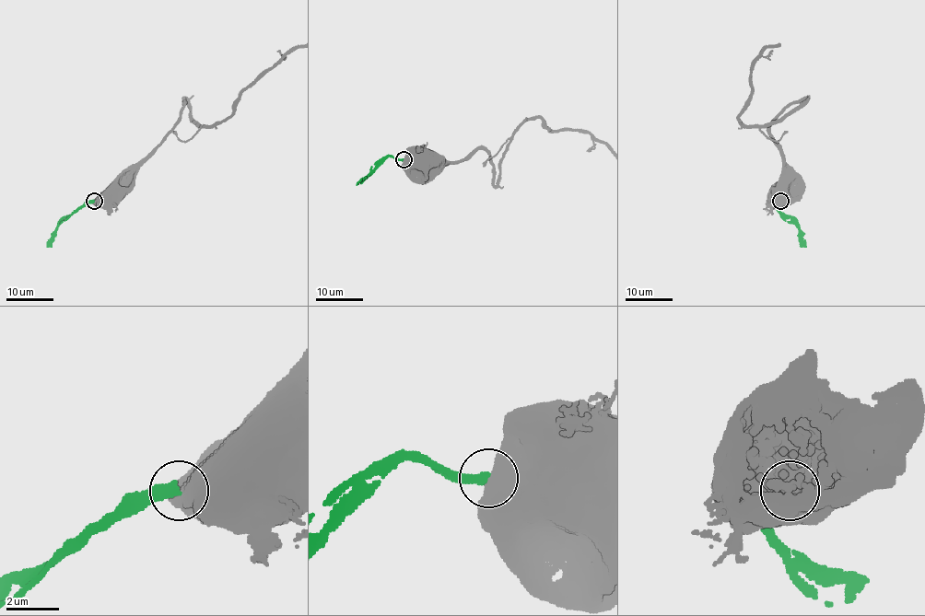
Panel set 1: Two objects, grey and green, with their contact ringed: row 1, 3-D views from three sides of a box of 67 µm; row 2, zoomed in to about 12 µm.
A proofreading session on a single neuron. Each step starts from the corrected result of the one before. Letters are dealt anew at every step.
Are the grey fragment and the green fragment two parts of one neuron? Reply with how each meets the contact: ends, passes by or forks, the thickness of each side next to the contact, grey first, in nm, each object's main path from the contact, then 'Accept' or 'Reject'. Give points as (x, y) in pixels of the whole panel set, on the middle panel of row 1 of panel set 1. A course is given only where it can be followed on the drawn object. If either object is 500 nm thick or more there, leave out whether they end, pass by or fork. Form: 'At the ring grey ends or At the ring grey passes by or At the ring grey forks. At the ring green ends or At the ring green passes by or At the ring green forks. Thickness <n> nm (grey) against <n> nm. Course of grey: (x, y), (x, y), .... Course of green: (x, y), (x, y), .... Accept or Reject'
Thickness 800 nm (grey) against 400 nm. Course of grey: (403, 159), (419, 160). Course of green: (403, 159), (389, 156), (357, 185). Reject

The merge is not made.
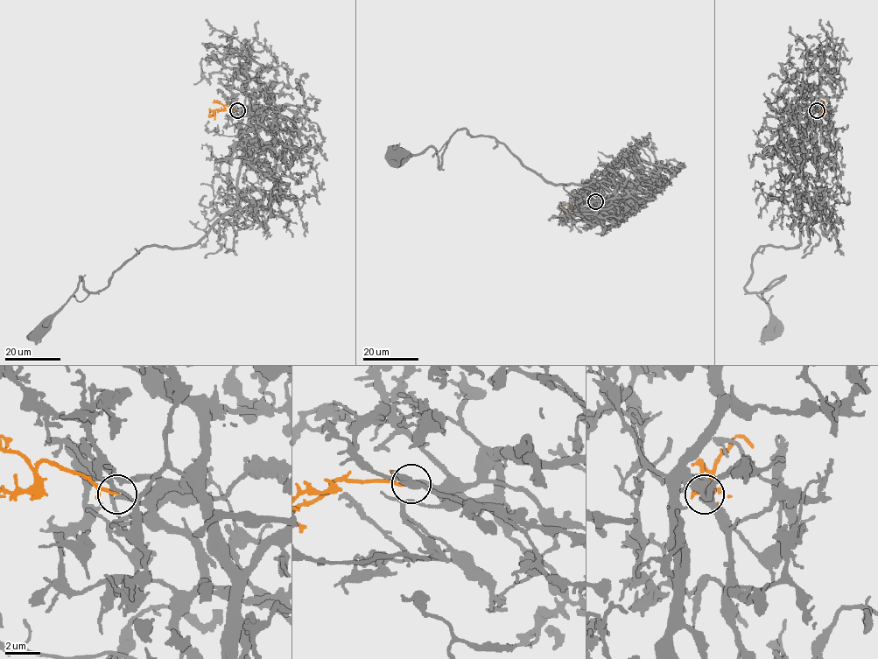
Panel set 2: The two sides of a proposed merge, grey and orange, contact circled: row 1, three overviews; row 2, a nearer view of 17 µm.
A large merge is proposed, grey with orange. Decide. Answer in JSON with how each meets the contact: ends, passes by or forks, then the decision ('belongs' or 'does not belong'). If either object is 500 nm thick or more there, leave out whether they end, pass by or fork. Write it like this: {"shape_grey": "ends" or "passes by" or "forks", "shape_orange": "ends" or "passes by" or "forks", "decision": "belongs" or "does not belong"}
{"shape_grey": "ends", "shape_orange": "ends", "decision": "belongs"}

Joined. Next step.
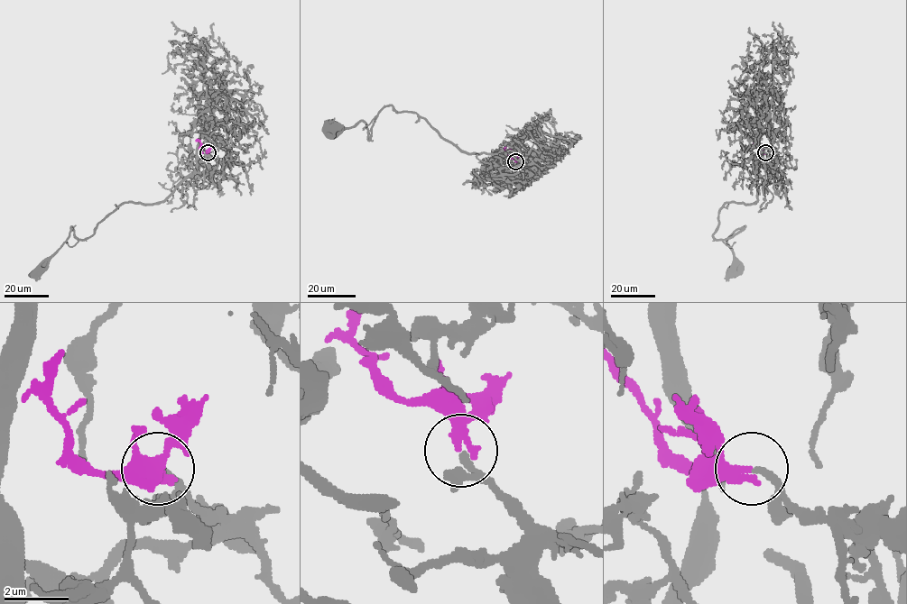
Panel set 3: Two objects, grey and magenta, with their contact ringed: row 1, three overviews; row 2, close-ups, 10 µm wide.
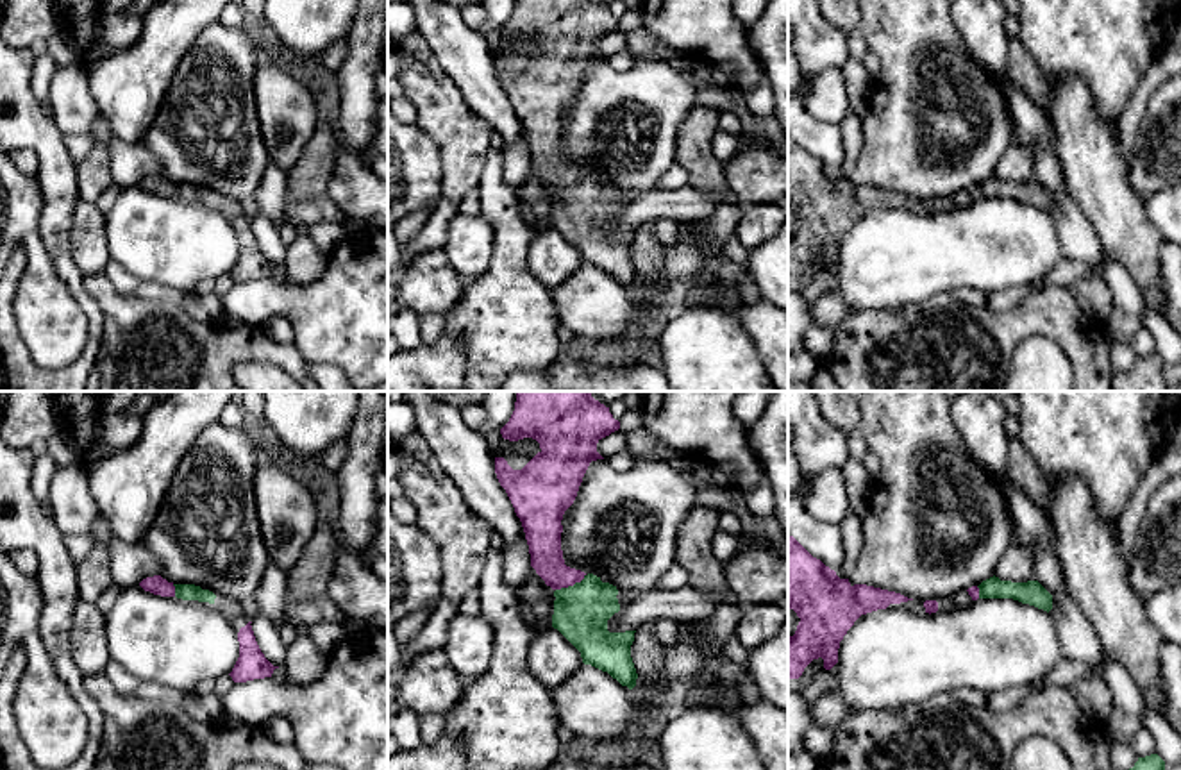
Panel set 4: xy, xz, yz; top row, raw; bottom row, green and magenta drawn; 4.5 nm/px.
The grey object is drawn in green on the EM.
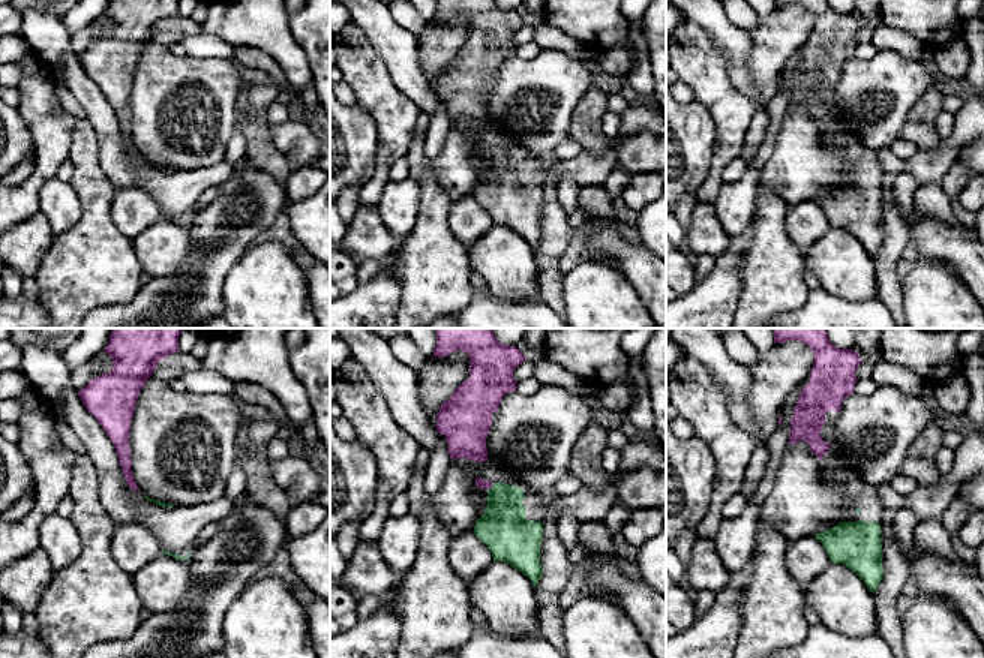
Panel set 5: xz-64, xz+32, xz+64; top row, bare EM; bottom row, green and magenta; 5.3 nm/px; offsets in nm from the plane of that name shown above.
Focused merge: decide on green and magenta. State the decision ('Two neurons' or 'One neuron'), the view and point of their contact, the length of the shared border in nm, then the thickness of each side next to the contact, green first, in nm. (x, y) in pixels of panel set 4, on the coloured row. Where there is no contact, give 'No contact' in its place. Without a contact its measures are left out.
One neuron. Touches green at xz (570, 586). Shared border 150 nm. Thickness 260 nm (green) against 160 nm

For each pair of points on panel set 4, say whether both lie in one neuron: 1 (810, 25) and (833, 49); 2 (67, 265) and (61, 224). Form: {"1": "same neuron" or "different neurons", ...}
{"1": "same neuron", "2": "same neuron"}

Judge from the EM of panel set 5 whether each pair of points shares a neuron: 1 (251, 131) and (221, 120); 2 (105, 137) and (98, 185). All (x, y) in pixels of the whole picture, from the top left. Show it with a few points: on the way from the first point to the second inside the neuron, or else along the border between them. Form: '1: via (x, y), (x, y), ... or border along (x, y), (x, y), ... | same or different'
1: border along (239, 116), (236, 123) | different
2: border along (95, 132), (99, 167), (116, 188) | different

